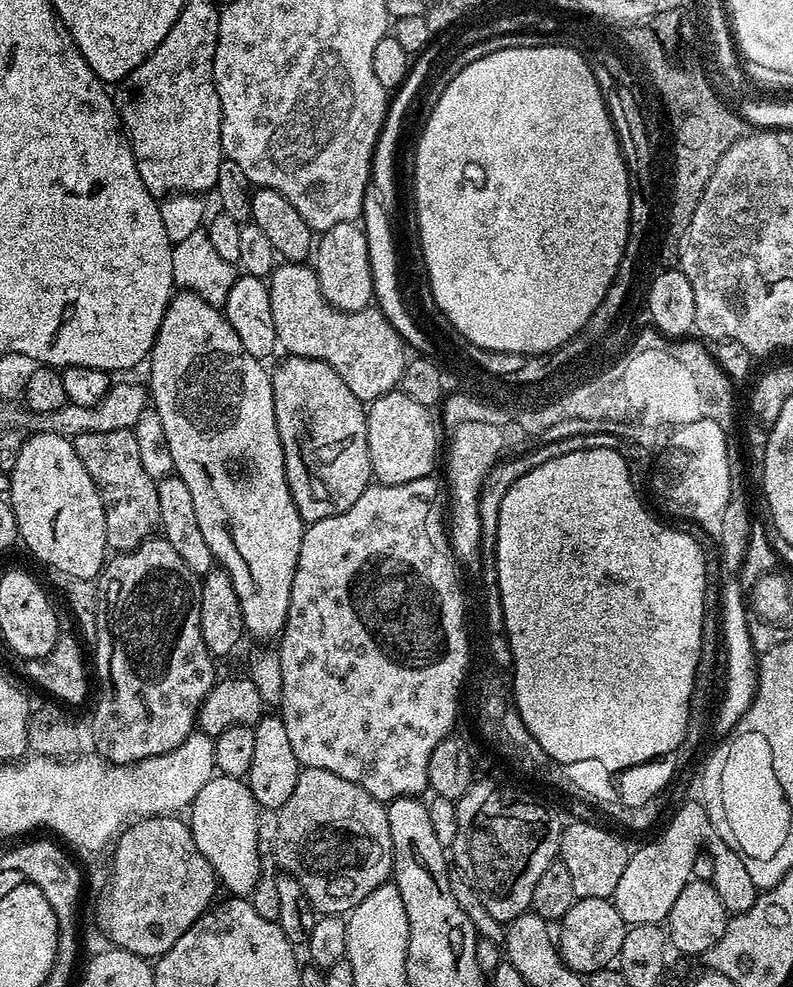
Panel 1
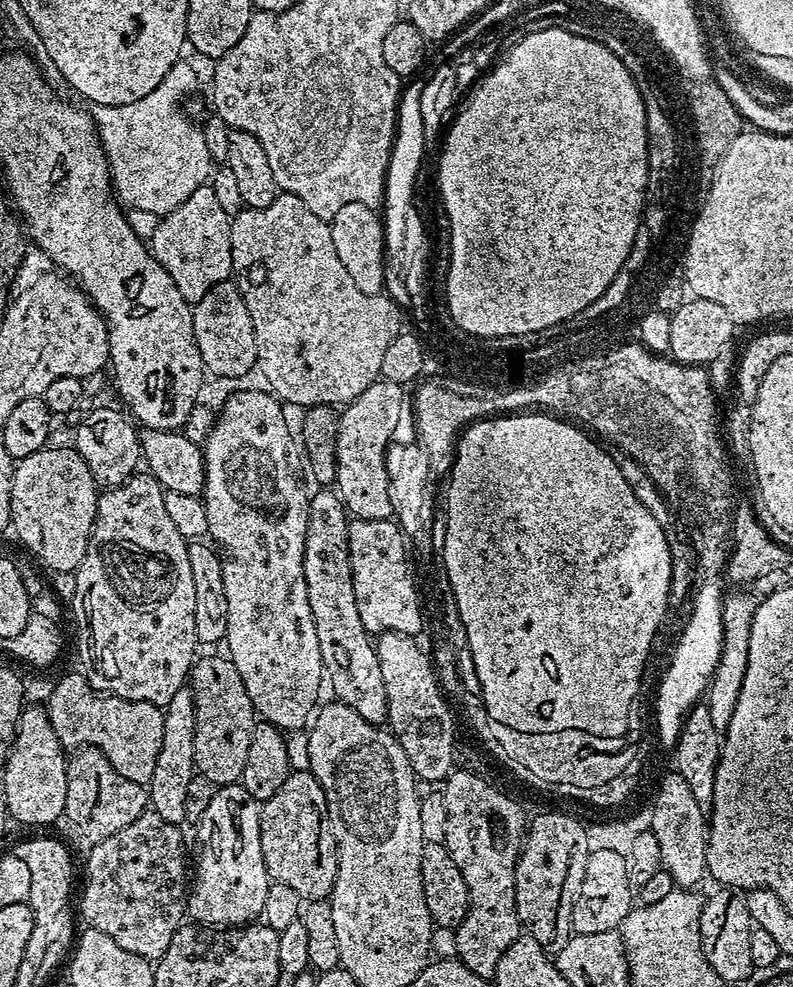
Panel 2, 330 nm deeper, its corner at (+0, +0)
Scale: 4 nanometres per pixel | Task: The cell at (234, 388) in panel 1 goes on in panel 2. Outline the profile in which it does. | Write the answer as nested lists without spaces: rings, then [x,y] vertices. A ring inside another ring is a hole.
[[[263,391],[234,393],[215,417],[212,432],[202,444],[206,462],[206,486],[202,499],[206,506],[209,535],[218,545],[224,562],[224,581],[230,601],[227,655],[234,666],[238,666],[242,682],[246,682],[246,694],[250,694],[257,717],[281,730],[300,730],[309,723],[317,707],[320,683],[326,680],[318,630],[314,626],[303,574],[313,493],[308,490],[305,453],[297,437],[296,440],[292,437],[292,428],[284,417],[285,405],[271,391]]]

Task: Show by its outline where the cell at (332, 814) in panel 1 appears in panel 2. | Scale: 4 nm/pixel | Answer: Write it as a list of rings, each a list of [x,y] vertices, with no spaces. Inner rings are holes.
[[[289,771],[286,782],[278,786],[278,794],[263,801],[260,830],[262,858],[269,877],[275,883],[290,886],[304,902],[331,897],[340,861],[334,816],[328,795],[311,771]]]

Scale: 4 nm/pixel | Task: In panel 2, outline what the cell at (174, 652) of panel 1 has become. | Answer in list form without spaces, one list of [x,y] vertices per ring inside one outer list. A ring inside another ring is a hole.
[[[137,474],[129,478],[125,484],[118,484],[107,489],[108,492],[96,501],[96,523],[92,525],[92,536],[88,539],[88,553],[84,556],[80,567],[76,569],[76,628],[80,631],[80,656],[88,660],[89,668],[86,669],[91,683],[101,693],[117,696],[123,700],[134,702],[150,702],[166,706],[178,690],[189,683],[192,665],[198,659],[198,641],[196,627],[194,626],[194,608],[196,594],[194,592],[194,573],[190,570],[190,554],[188,553],[189,541],[174,526],[169,511],[166,510],[165,488],[151,474]]]

